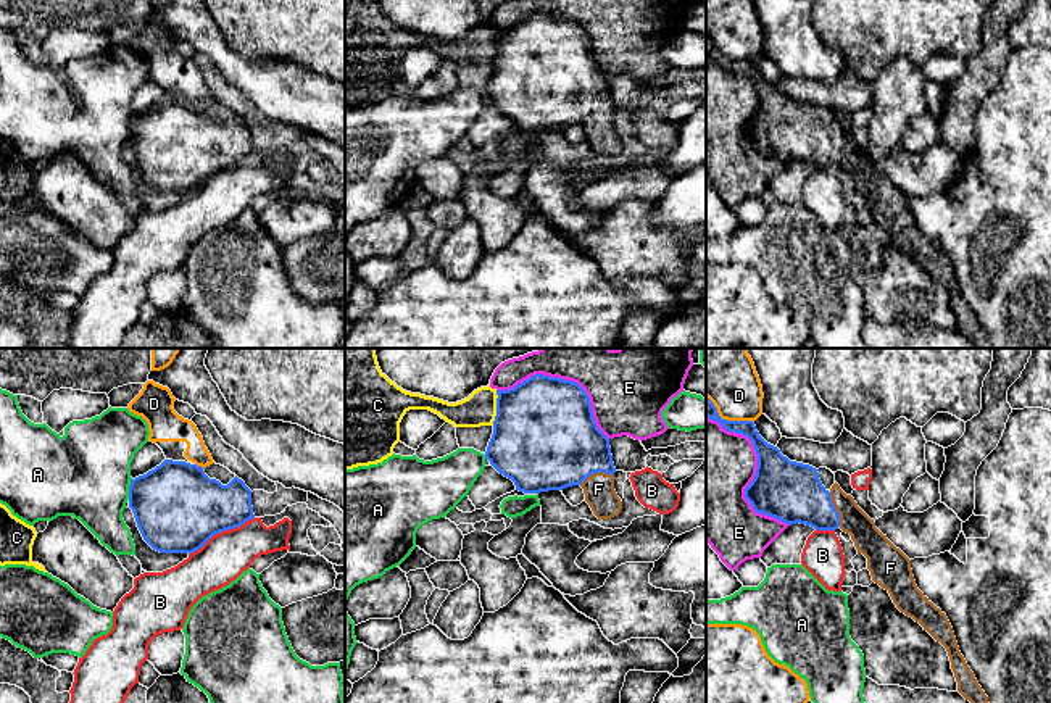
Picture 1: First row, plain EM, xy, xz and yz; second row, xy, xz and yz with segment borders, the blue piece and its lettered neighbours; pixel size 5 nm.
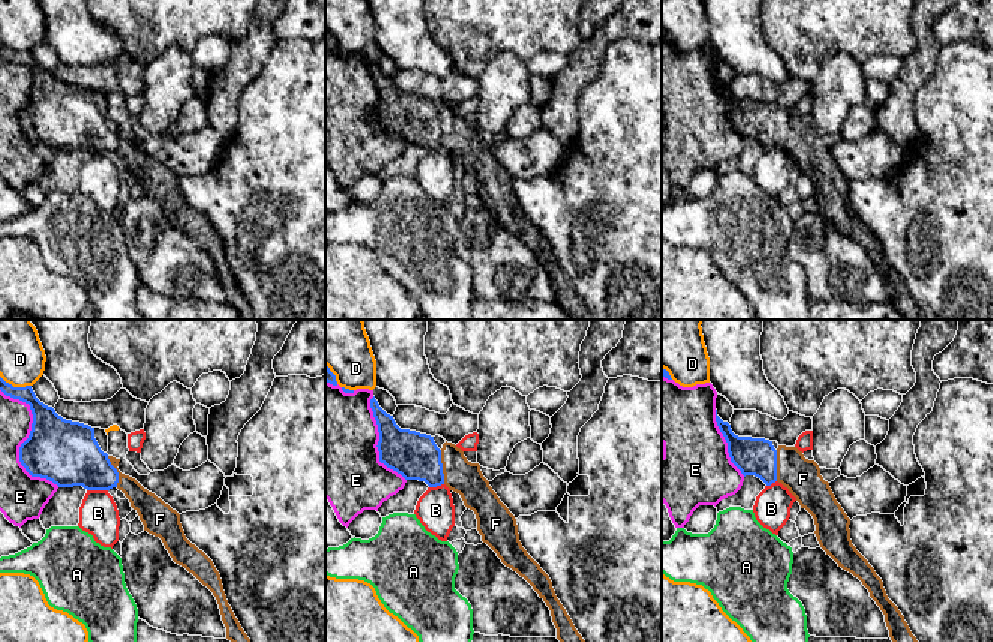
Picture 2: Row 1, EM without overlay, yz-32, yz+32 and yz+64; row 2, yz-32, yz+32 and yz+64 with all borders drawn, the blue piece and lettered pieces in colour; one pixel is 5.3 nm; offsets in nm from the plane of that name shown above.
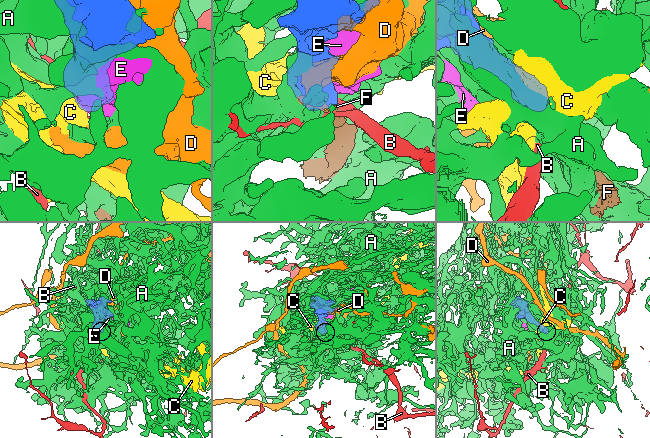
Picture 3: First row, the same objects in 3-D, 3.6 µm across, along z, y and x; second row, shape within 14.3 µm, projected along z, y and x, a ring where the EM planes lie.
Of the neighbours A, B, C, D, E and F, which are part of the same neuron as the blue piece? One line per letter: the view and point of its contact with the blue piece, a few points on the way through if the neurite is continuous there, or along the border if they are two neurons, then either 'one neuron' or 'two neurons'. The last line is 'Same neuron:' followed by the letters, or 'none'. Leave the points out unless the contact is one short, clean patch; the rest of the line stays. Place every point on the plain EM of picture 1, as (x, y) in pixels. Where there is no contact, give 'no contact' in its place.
A: xy (129, 128) | two neurons
B: xy (221, 170) | along xy (253, 155), (239, 165), (213, 173), (189, 194) | two neurons
C: xz (497, 47) | along xz (497, 29), (497, 54), (492, 63) | two neurons
D: yz (726, 58) | two neurons
E: yz (756, 110) | two neurons
F: yz (835, 149) | across yz (792, 131), (814, 145), (835, 149), (868, 178) | one neuron
Same neuron: F

